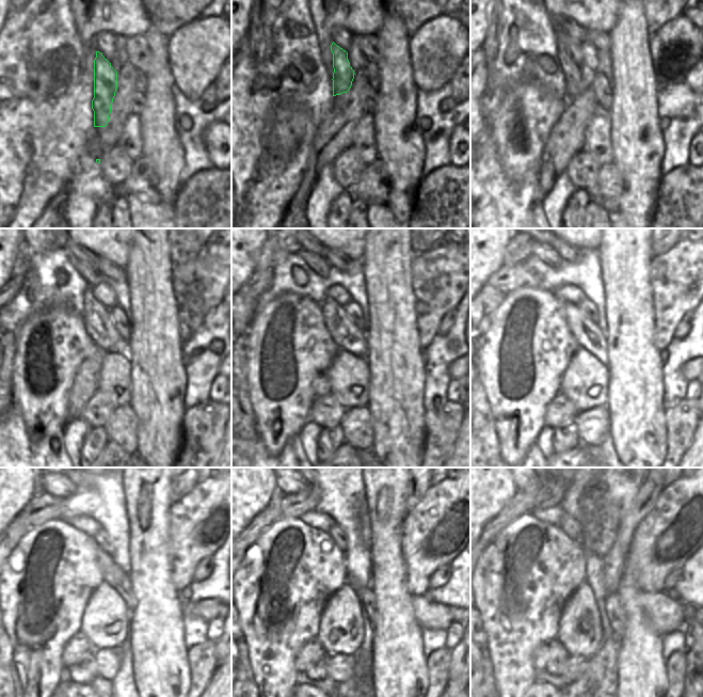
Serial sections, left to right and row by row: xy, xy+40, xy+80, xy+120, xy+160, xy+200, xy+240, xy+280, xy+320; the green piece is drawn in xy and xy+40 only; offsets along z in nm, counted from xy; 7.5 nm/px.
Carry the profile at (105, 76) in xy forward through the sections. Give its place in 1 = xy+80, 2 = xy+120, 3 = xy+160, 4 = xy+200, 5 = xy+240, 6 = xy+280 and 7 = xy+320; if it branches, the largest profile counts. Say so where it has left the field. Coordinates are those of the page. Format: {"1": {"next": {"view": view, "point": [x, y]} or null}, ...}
{"1": {"next": {"view": "xy+80", "point": [574, 46]}}, "2": {"next": {"view": "xy+120", "point": [92, 278]}}, "3": {"next": {"view": "xy+160", "point": [319, 265]}}, "4": {"next": {"view": "xy+200", "point": [547, 254]}}, "5": {"next": {"view": "xy+240", "point": [63, 489]}}, "6": {"next": {"view": "xy+280", "point": [284, 489]}}, "7": {"next": {"view": "xy+320", "point": [516, 489]}}}

